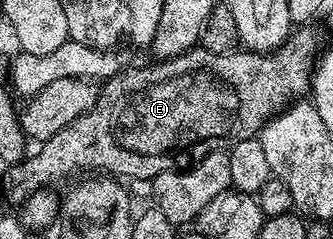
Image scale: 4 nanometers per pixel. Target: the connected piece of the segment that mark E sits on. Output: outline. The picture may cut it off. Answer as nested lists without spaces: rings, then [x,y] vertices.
[[[296,30],[271,54],[247,50],[214,54],[197,46],[180,56],[144,64],[141,68],[121,67],[120,72],[103,81],[94,106],[90,106],[82,118],[74,118],[68,128],[58,130],[54,138],[43,141],[37,147],[40,149],[23,161],[24,184],[36,184],[42,190],[71,172],[152,180],[163,172],[190,168],[211,152],[222,152],[238,142],[255,140],[264,125],[285,105],[309,95],[317,56],[315,38]]]

